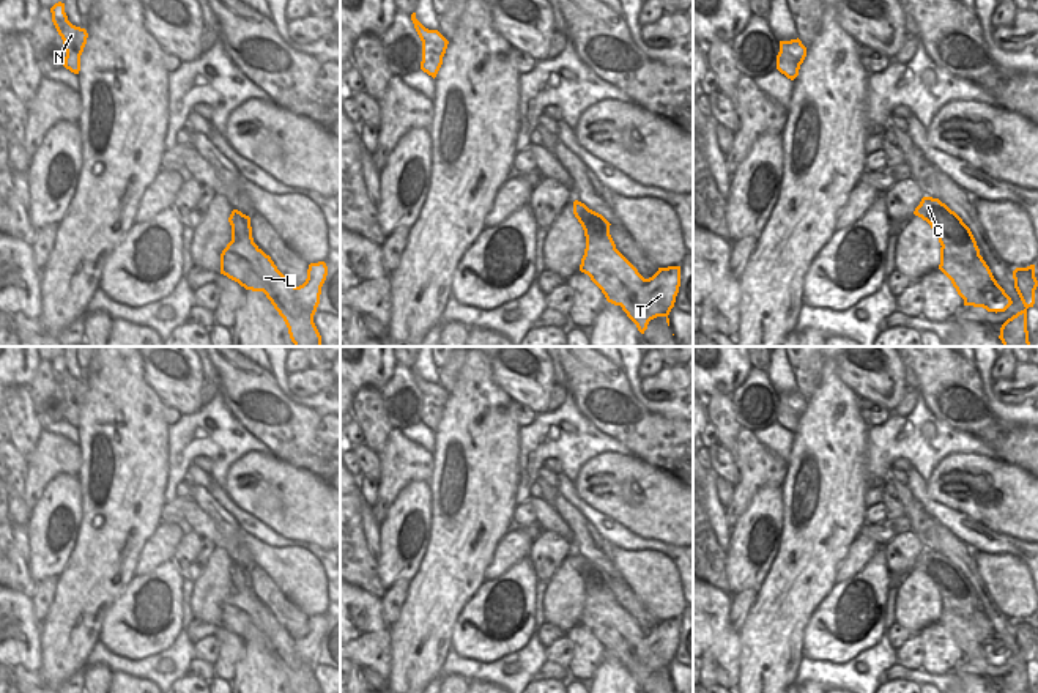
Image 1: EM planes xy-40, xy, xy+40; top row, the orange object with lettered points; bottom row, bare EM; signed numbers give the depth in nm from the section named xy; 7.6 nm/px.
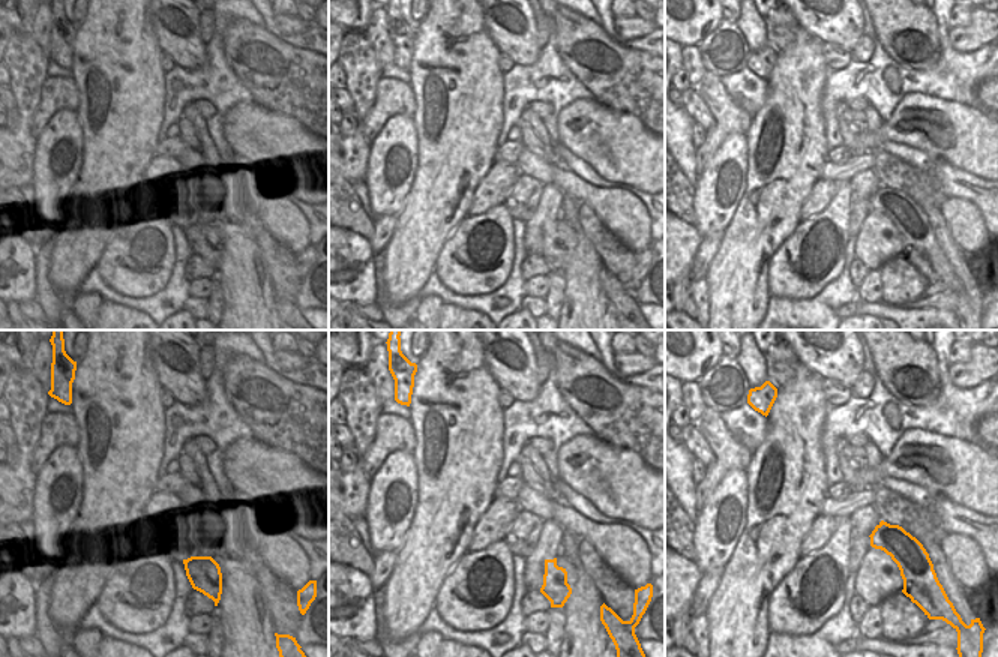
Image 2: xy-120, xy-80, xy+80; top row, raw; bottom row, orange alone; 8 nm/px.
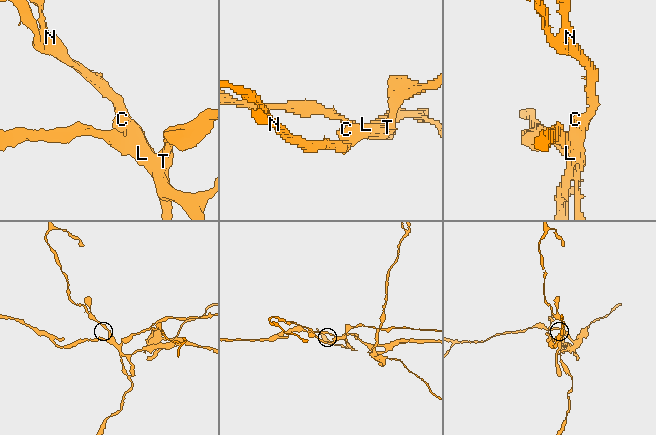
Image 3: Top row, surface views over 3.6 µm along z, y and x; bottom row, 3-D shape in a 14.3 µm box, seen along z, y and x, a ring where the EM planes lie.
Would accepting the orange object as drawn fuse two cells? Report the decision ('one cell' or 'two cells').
two cells

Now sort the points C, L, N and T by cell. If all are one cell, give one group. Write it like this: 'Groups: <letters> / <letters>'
Groups: C N / L T.

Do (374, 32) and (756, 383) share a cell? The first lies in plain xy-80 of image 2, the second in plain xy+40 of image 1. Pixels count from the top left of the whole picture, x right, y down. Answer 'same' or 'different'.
same

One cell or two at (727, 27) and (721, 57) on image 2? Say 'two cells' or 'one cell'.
one cell

